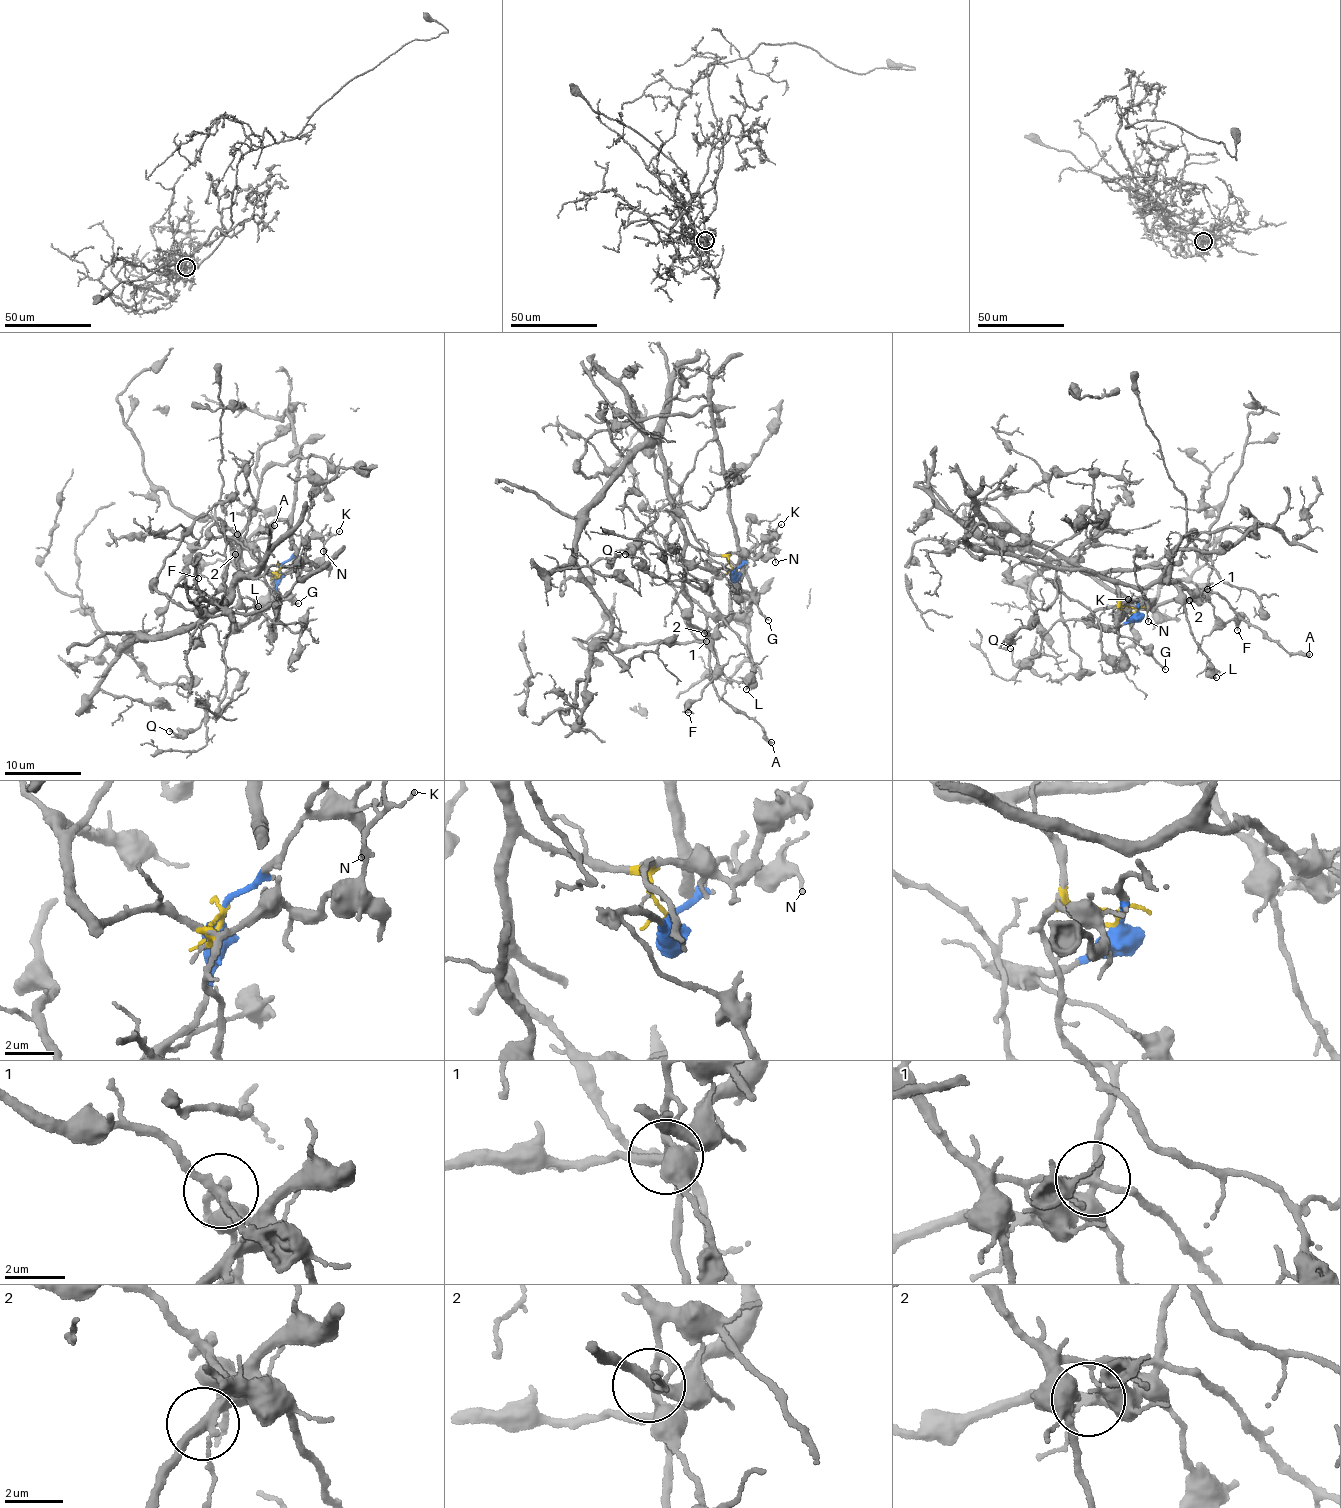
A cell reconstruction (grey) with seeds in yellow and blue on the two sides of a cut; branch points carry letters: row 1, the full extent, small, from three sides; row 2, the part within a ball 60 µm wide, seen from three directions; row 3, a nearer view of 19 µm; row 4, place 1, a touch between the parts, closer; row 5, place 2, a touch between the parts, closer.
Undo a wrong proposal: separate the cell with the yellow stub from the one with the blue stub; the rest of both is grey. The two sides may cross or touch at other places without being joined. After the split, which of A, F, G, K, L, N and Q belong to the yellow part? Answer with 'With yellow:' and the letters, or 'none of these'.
With yellow: A, K, L

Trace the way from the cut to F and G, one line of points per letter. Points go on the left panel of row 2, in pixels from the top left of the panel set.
F: (279, 570), (269, 602), (246, 624), (230, 615), (222, 575), (243, 545), (239, 556), (214, 561), (199, 578)
G: (279, 570), (280, 581), (264, 608), (284, 599), (298, 602)

